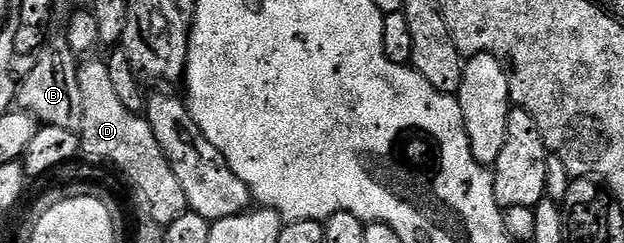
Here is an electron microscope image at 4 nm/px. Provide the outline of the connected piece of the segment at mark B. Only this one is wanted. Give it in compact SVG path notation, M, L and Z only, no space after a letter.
M65 37L47 41L40 53L35 57L28 76L18 83L17 109L25 110L34 115L39 123L68 128L75 132L82 129L84 108L80 108L80 84L78 83L78 62L72 48L66 43Z

